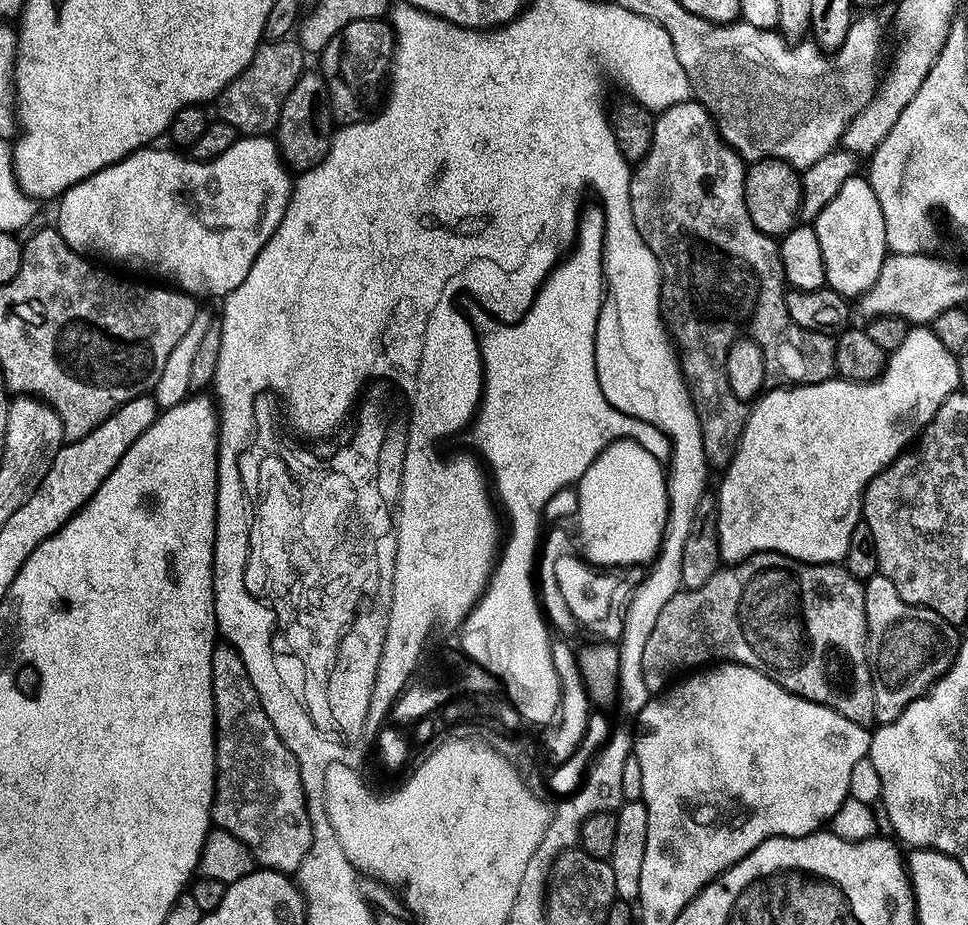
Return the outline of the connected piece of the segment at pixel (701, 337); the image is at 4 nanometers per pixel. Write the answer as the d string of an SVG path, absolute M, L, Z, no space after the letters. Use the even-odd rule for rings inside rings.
M687 100L676 103L665 107L659 114L652 124L649 150L635 165L632 174L630 210L634 214L634 226L638 226L638 234L642 234L642 242L650 246L654 258L658 258L659 315L678 349L680 370L684 373L688 393L692 395L692 405L695 406L704 434L704 451L717 453L737 443L747 421L745 407L728 408L734 404L726 374L727 354L733 344L743 339L756 343L765 360L776 360L776 364L784 364L788 372L796 372L796 386L820 384L823 380L833 379L836 358L831 347L820 348L822 340L815 332L800 336L800 344L796 344L796 336L772 336L772 332L764 336L764 328L772 328L772 320L768 320L768 316L779 317L780 312L788 312L784 301L786 281L777 241L767 243L765 255L768 256L767 267L770 270L744 256L744 236L748 236L748 232L760 232L747 210L744 192L747 165L720 138L712 125L713 116L701 102ZM718 412L722 412L722 417L714 418Z

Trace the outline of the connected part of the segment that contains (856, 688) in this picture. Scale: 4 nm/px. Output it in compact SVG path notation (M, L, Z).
M756 550L756 552L753 551L749 554L746 559L741 560L739 564L721 567L712 575L710 582L706 582L706 586L676 592L674 598L670 598L670 602L666 602L662 614L658 614L658 623L650 633L650 638L646 638L646 646L642 650L642 682L646 682L646 690L649 694L659 694L665 691L681 674L687 673L689 670L699 669L701 666L711 665L713 662L750 666L754 670L766 674L774 682L778 682L778 686L782 686L786 691L806 698L815 704L833 708L838 714L850 718L850 722L858 722L868 726L876 719L872 672L868 668L868 631L866 630L866 610L864 609L864 584L855 580L848 573L847 568L839 563L807 564L805 560L796 560L793 556L784 556L781 552Z

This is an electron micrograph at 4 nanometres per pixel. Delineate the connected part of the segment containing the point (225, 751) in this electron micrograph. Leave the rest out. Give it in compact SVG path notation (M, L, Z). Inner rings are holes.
M218 646L212 655L212 693L216 707L216 798L212 802L212 818L217 828L225 828L252 852L260 868L285 874L299 873L300 864L311 850L312 817L304 798L302 778L294 754L278 736L254 686L242 658L231 646Z

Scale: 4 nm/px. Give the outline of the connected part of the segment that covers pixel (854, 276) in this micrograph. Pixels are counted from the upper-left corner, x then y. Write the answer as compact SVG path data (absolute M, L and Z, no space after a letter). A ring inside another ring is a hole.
M855 174L843 182L838 194L817 214L814 227L818 234L818 246L822 246L827 287L842 297L859 298L875 286L889 250L882 206L878 206L878 198L867 178Z

